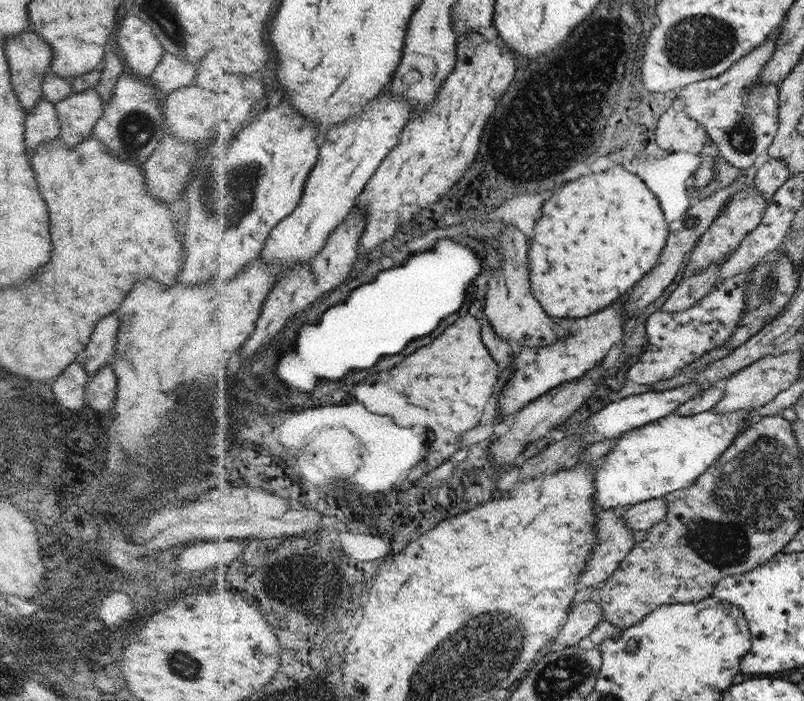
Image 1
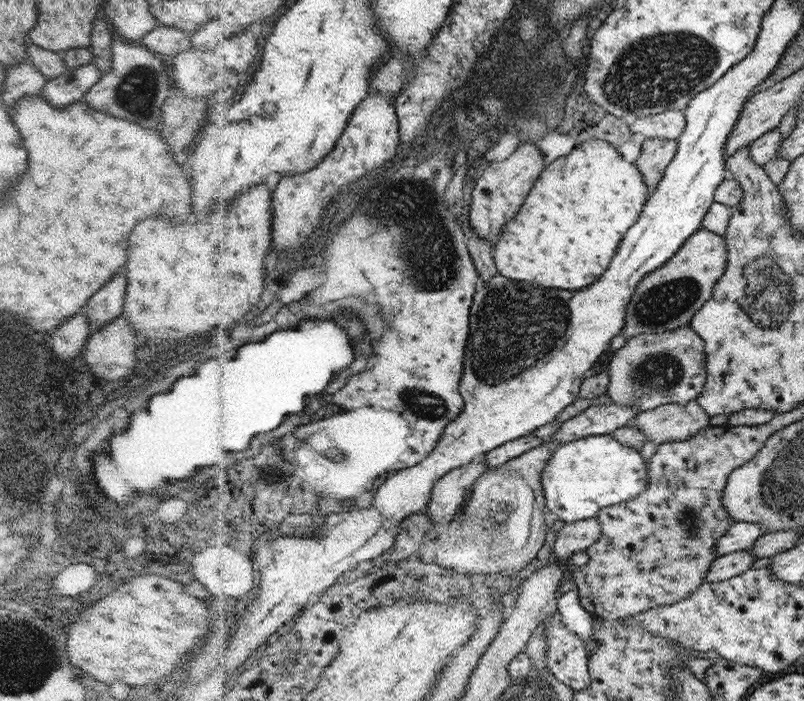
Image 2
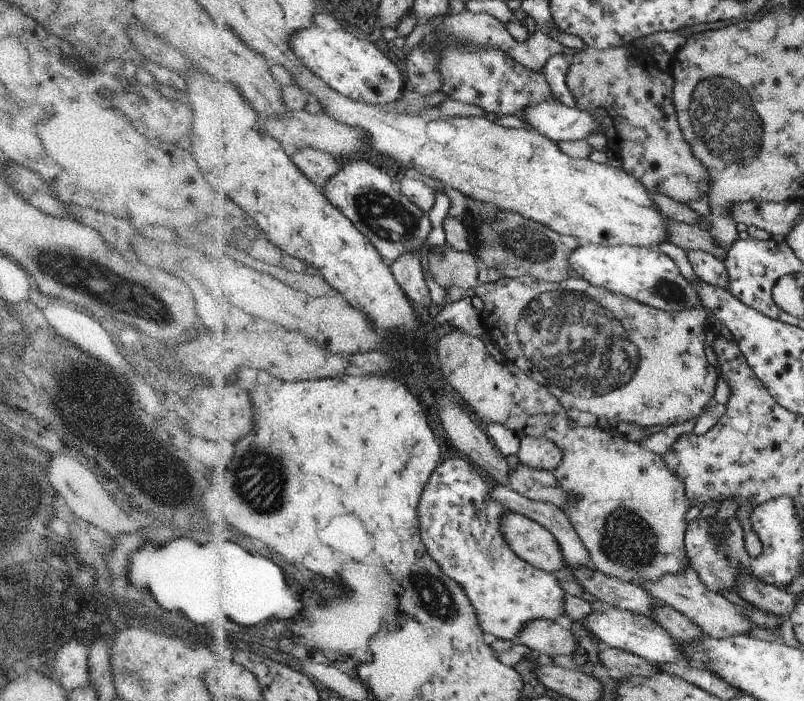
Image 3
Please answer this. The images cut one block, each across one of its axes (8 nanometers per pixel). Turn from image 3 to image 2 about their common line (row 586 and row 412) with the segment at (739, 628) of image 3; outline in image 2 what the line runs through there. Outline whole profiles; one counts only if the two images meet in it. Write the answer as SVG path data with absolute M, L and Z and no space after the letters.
M697 399L690 403L663 404L662 407L637 413L628 426L643 430L646 442L666 444L684 442L709 425L711 416Z

